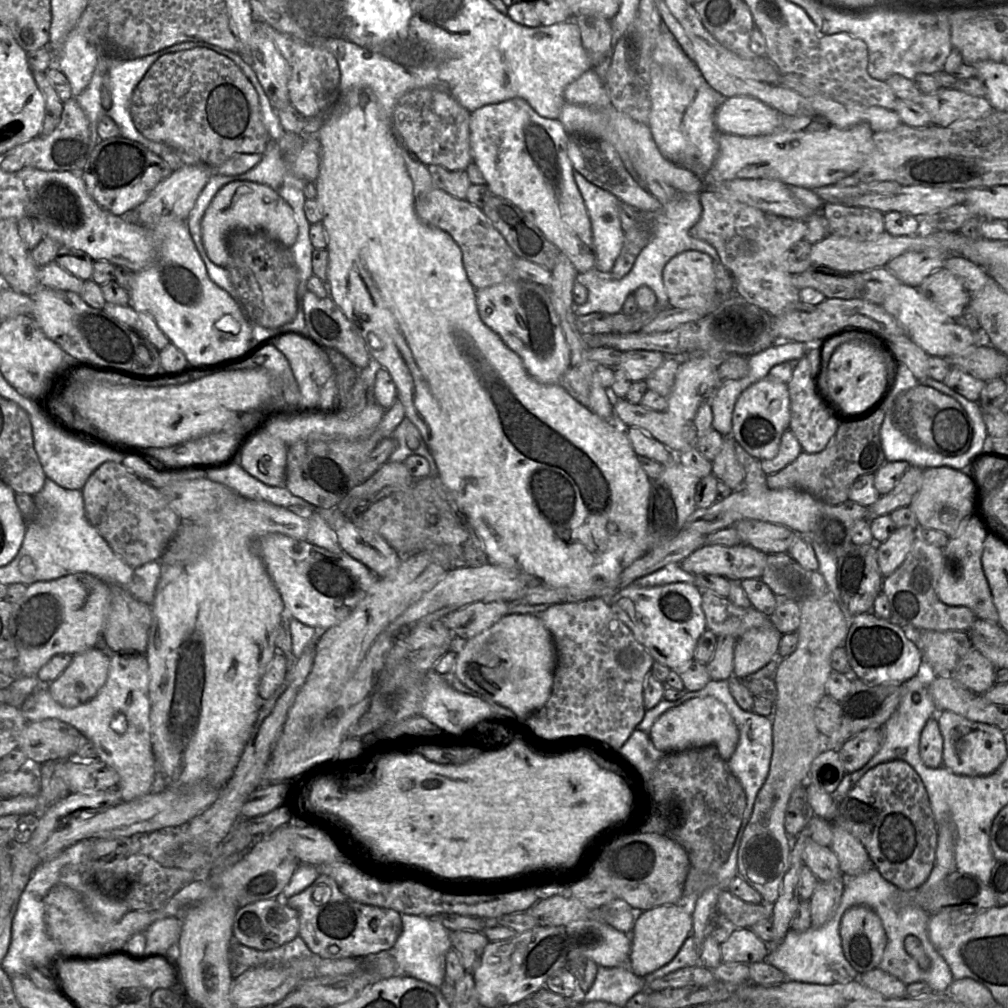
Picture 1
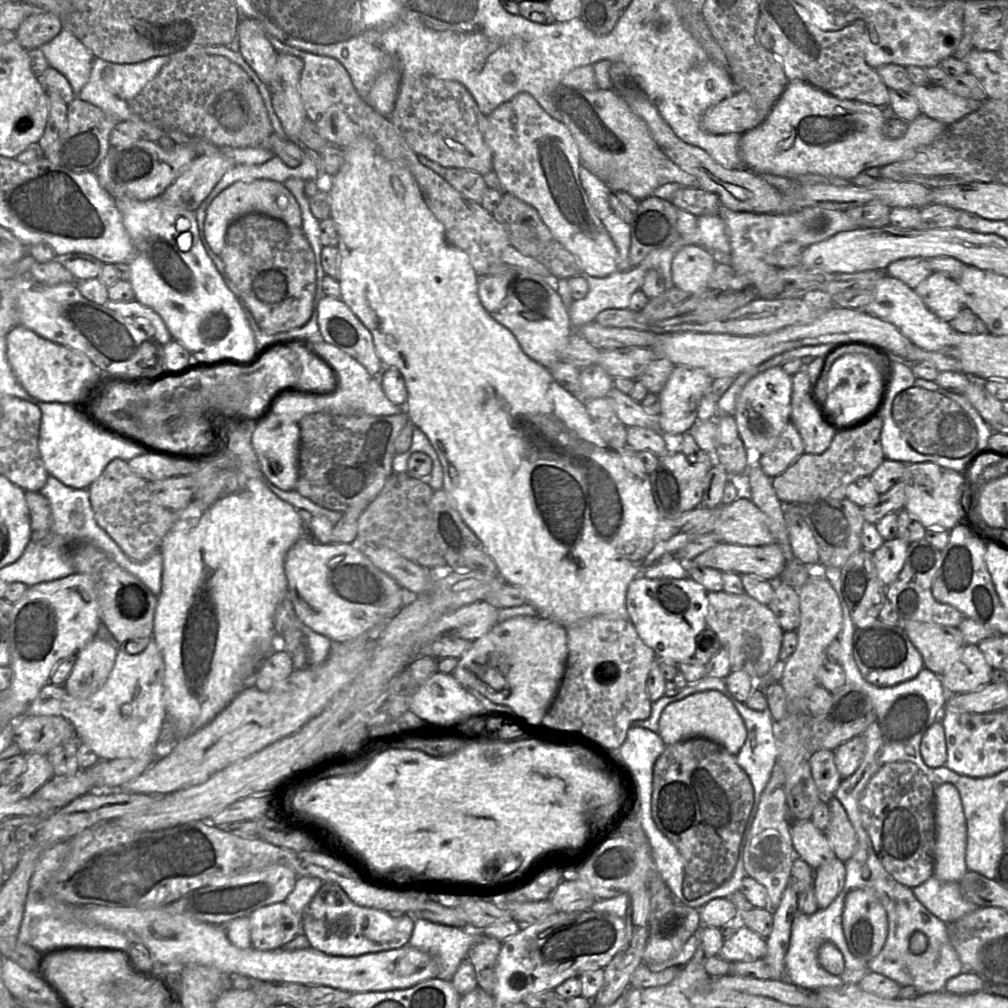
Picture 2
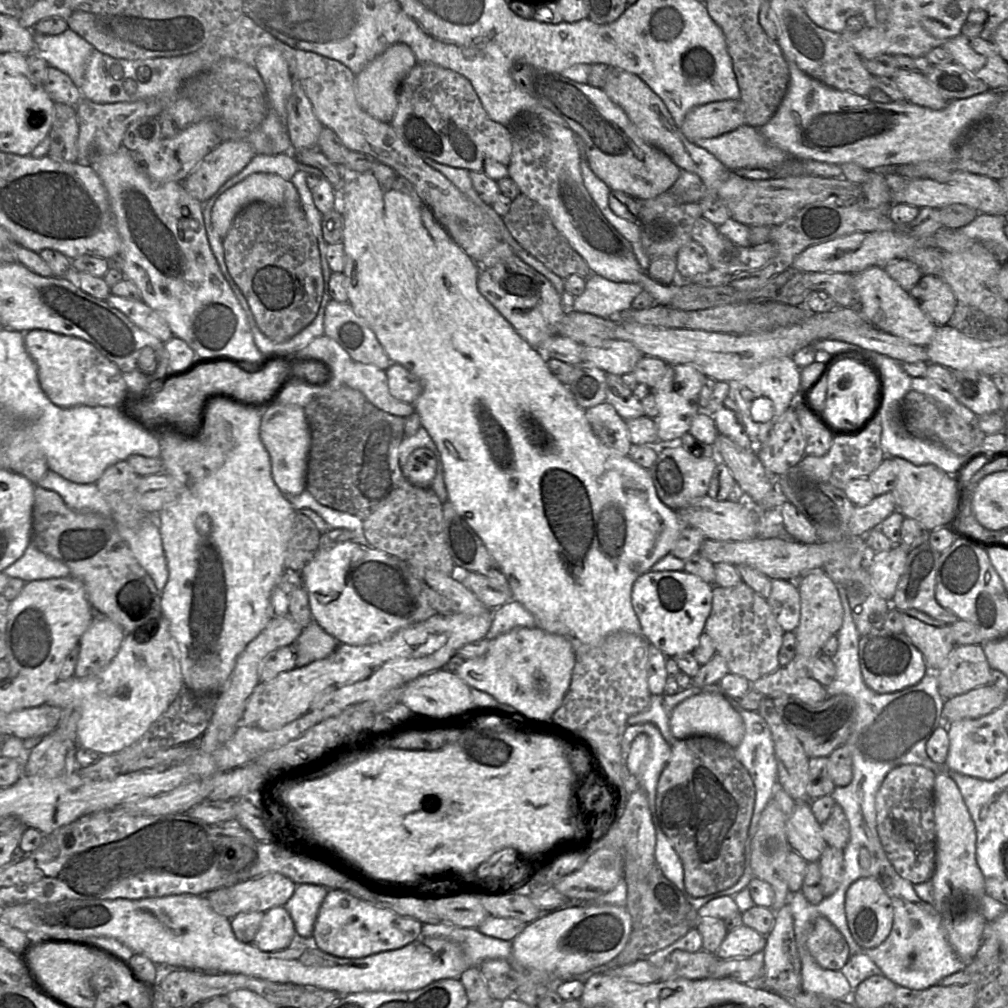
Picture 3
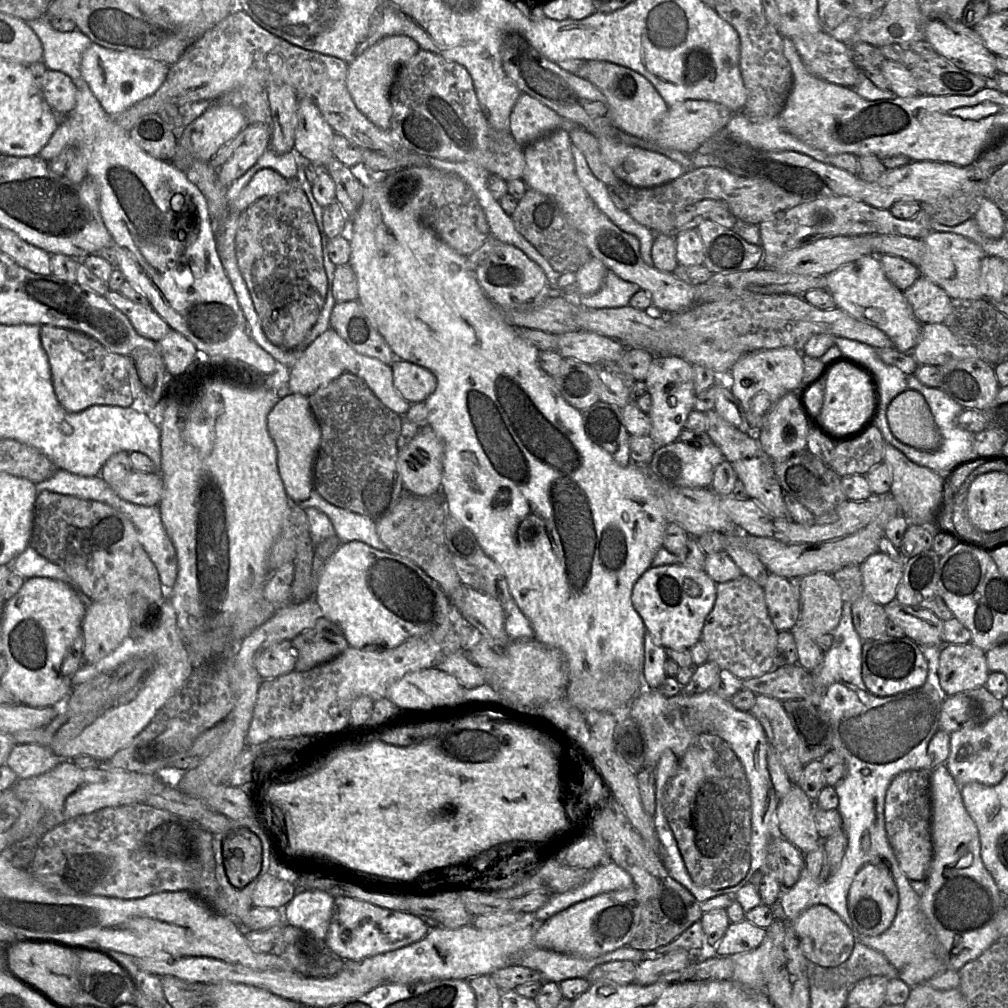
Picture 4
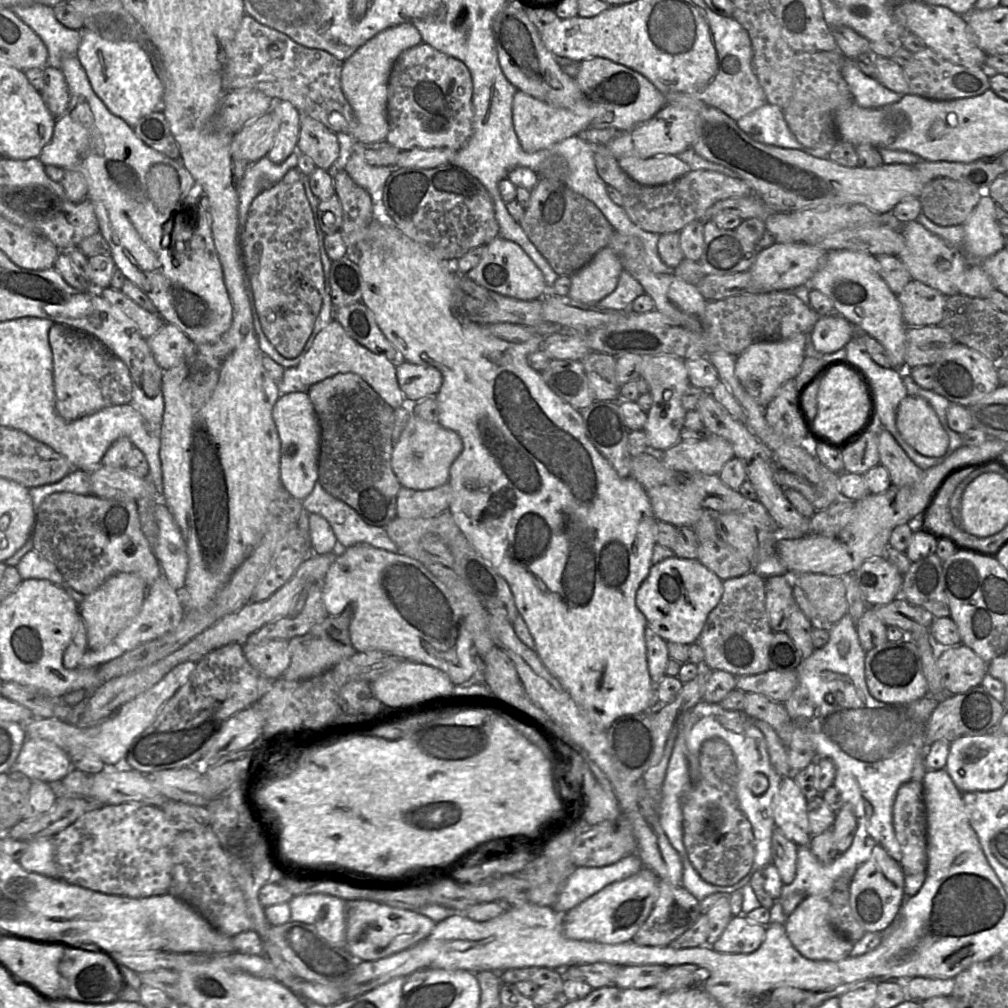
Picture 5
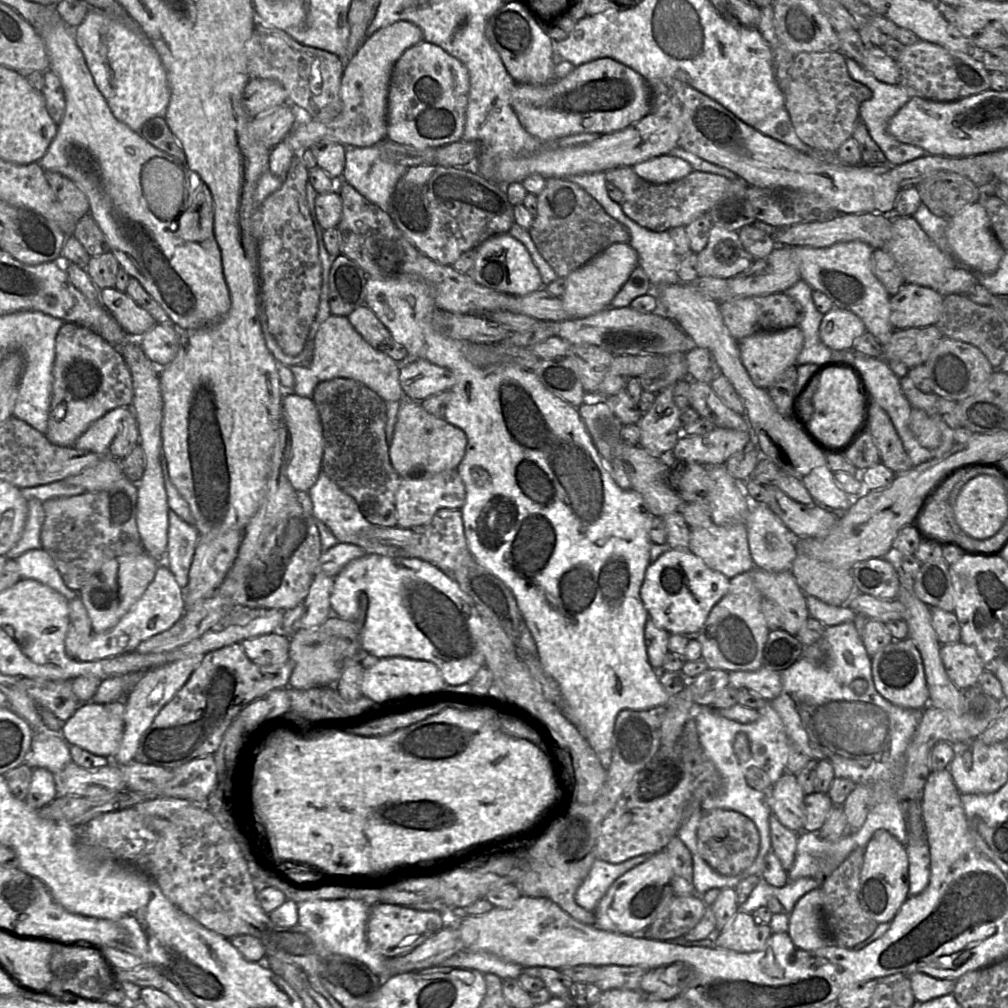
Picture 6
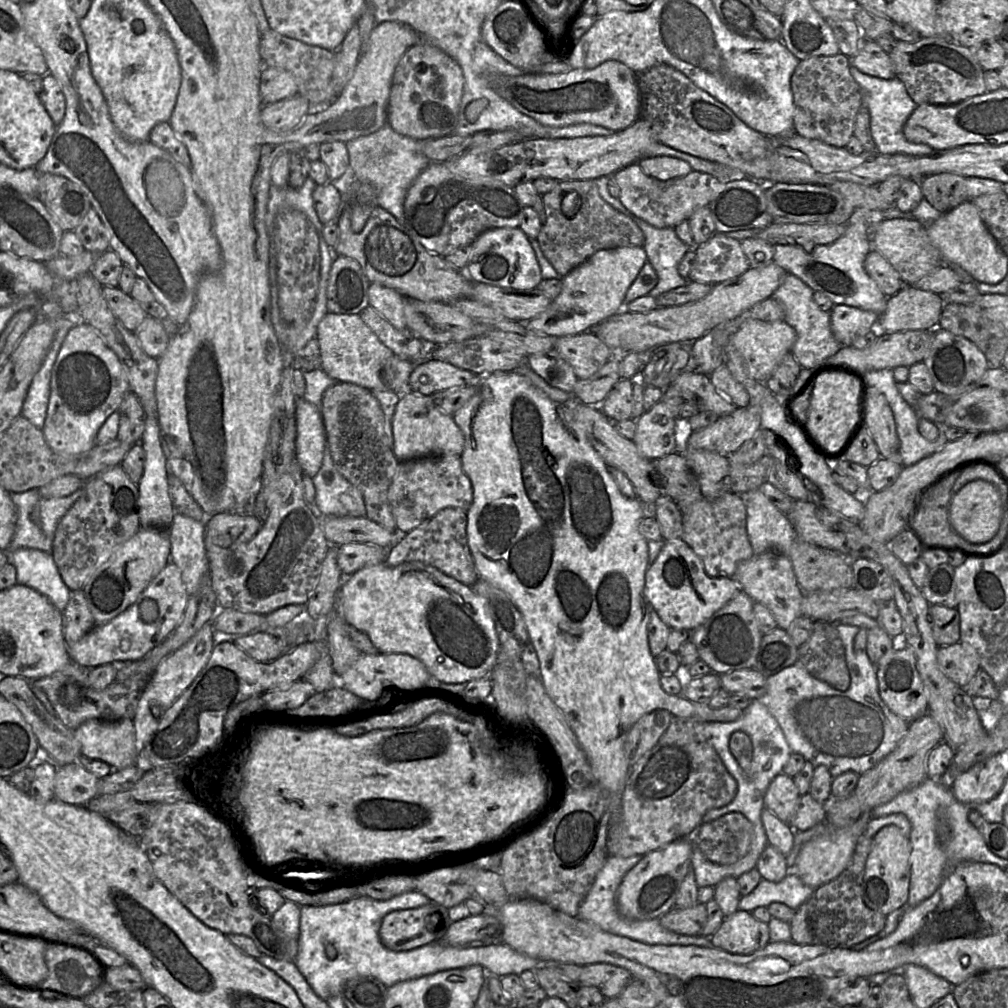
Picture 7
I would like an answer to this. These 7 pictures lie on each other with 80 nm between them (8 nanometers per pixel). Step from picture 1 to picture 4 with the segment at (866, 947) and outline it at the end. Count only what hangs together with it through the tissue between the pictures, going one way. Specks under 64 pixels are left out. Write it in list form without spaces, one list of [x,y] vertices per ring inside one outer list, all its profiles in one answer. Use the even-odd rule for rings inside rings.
[[[866,864],[856,874],[847,898],[852,926],[860,936],[877,936],[887,930],[896,916],[899,894],[886,864]]]

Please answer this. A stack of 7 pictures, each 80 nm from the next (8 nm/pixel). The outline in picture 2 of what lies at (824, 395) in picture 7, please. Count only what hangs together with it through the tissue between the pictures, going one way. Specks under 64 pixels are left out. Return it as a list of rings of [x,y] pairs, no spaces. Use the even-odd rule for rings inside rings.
[[[853,352],[838,358],[827,376],[826,412],[835,423],[855,424],[873,409],[880,391],[880,377],[875,366],[862,354]]]

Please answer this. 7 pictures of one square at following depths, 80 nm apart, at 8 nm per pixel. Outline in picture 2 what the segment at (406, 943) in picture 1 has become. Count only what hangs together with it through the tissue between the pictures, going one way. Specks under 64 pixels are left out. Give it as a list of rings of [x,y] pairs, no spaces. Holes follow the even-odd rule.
[[[415,919],[408,945],[432,955],[438,962],[438,977],[451,980],[469,950],[482,938],[481,933],[471,928],[450,927],[423,919]]]

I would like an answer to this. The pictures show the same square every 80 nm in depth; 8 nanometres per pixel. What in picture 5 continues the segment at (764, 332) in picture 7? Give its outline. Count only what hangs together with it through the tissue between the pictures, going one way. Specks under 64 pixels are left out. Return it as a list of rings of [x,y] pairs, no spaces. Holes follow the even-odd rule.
[[[798,333],[778,342],[755,342],[748,346],[735,362],[735,374],[745,390],[762,406],[766,407],[779,387],[795,378],[805,356],[807,335]]]

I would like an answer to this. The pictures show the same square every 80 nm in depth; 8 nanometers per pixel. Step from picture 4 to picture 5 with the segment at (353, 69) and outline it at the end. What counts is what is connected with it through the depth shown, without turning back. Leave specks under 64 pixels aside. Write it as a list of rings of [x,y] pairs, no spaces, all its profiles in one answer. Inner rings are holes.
[[[410,23],[385,29],[358,48],[345,62],[341,73],[342,91],[351,105],[357,125],[347,142],[374,143],[386,139],[389,133],[387,113],[388,80],[394,62],[407,49],[422,43],[419,31]]]

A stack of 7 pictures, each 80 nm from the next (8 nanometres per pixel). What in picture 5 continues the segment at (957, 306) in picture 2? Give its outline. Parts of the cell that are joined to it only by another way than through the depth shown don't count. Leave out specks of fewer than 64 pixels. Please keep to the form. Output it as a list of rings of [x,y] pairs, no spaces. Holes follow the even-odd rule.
[[[911,280],[897,298],[908,328],[940,325],[947,298],[940,291]]]

